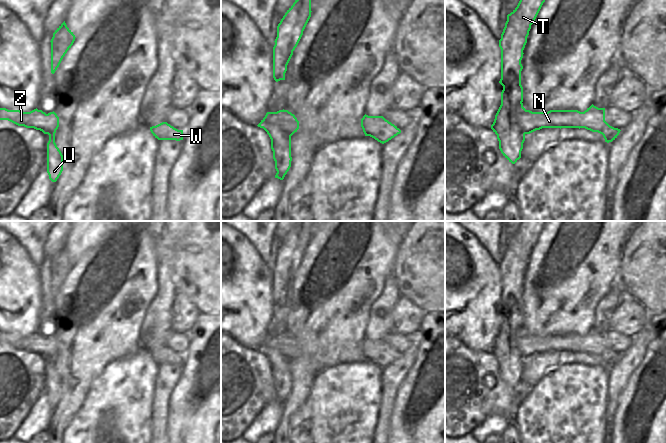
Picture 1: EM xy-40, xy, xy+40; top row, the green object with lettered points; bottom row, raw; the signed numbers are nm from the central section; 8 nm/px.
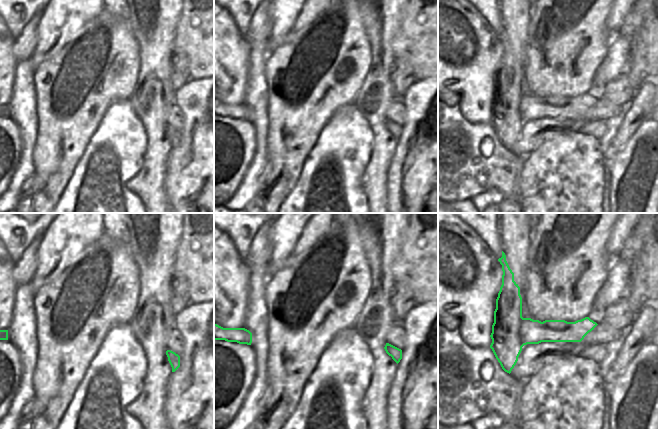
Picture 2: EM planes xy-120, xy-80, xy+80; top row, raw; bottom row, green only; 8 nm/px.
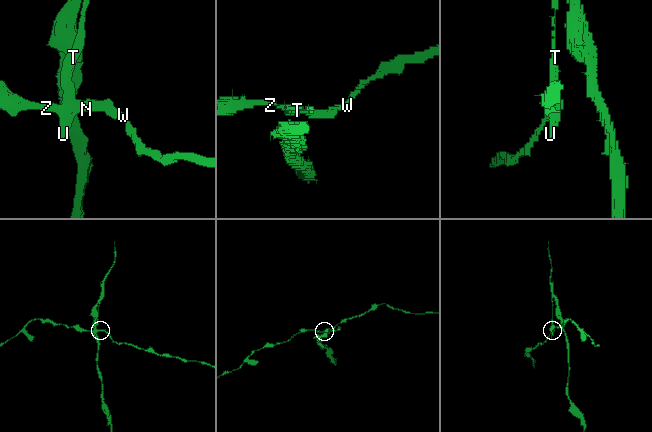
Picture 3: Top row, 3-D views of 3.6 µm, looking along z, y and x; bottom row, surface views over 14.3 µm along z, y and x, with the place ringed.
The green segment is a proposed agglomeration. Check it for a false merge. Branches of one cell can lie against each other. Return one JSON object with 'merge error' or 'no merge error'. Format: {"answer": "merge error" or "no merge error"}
{"answer": "merge error"}

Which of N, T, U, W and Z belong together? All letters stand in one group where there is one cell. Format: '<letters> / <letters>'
N W Z / T U

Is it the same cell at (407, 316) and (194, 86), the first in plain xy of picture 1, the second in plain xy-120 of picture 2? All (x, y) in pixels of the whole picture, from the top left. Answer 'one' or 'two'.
two

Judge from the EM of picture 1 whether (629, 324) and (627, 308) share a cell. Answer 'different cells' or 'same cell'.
same cell

